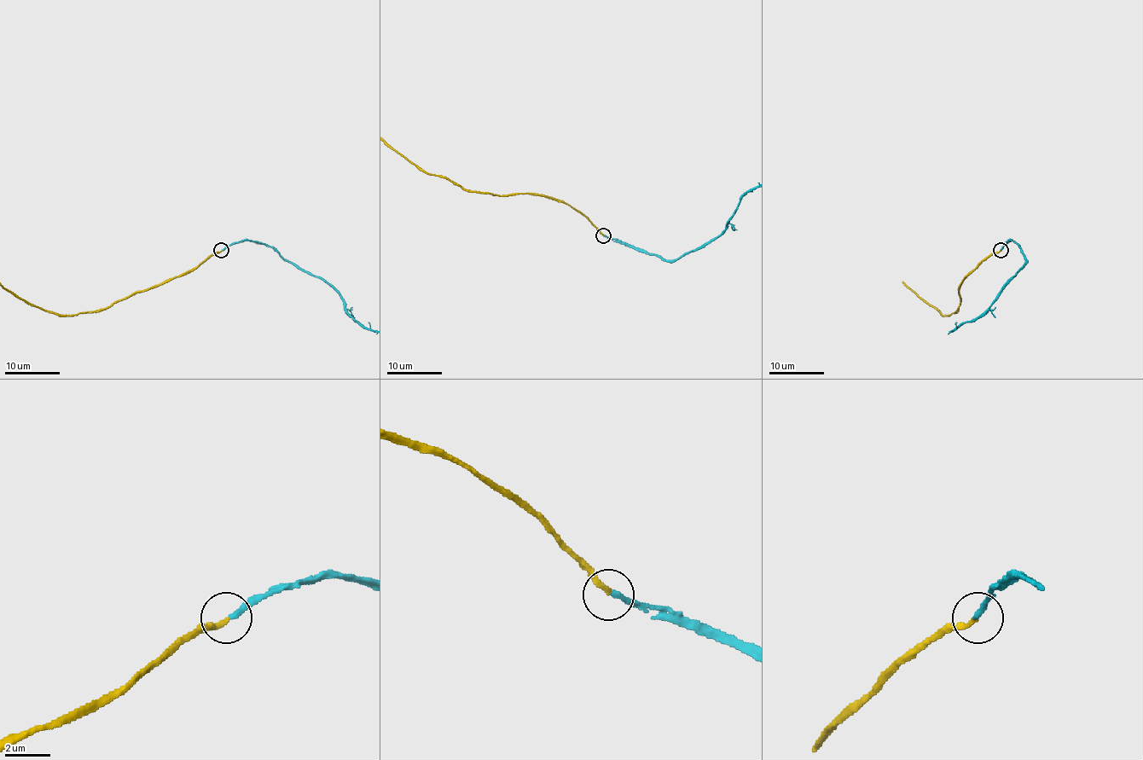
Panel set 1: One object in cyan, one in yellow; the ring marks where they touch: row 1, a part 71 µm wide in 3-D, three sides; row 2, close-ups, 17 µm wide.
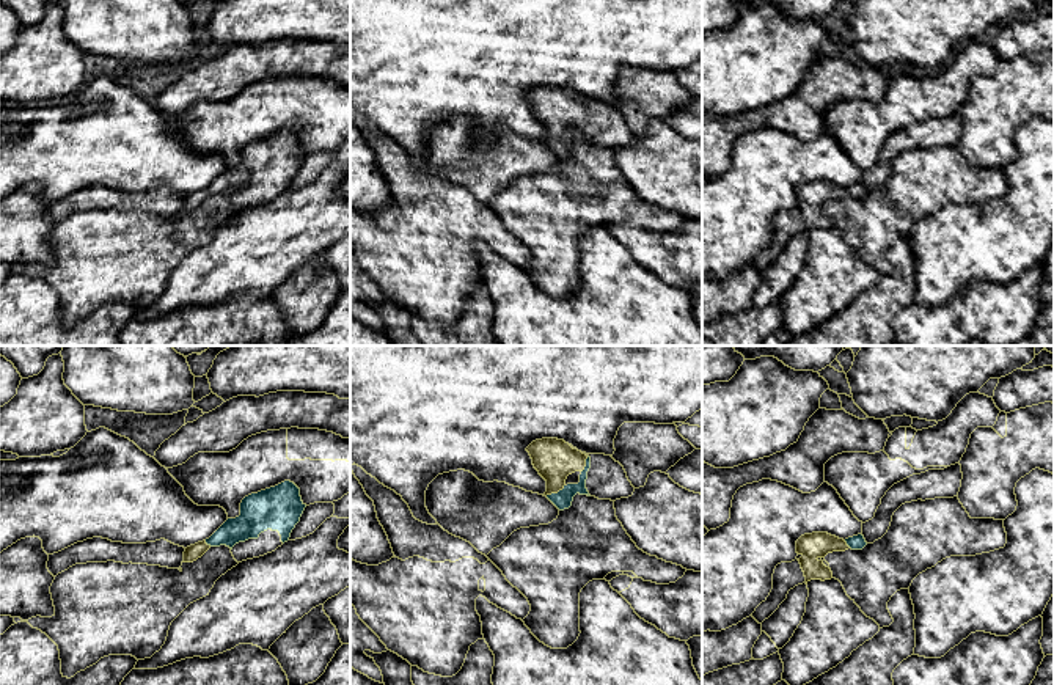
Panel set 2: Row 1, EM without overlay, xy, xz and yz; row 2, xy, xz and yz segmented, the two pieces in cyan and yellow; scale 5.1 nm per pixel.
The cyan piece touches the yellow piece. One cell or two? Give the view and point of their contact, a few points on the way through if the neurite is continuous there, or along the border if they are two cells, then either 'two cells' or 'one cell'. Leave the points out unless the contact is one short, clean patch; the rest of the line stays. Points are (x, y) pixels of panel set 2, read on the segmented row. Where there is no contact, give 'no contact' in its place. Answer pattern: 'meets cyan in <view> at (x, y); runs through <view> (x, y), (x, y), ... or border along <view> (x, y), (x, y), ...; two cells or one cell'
meets cyan in xz at (555, 494); one cell

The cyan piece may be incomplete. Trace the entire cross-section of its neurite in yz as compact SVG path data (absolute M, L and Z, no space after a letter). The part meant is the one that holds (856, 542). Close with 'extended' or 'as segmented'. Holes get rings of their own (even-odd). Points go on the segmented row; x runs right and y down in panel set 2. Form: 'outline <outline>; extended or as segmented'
outline M812 533L804 534L796 540L796 553L801 556L798 561L806 577L806 584L811 580L831 580L833 572L829 567L823 564L823 558L833 551L845 551L851 550L862 550L867 545L862 534L839 539L828 533Z; extended

